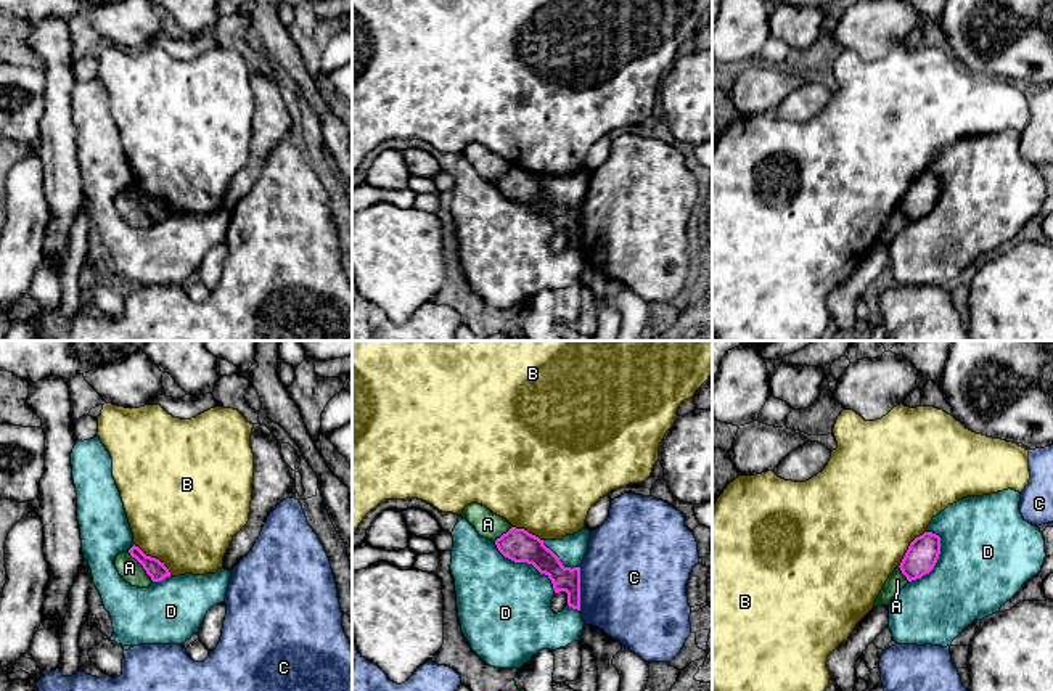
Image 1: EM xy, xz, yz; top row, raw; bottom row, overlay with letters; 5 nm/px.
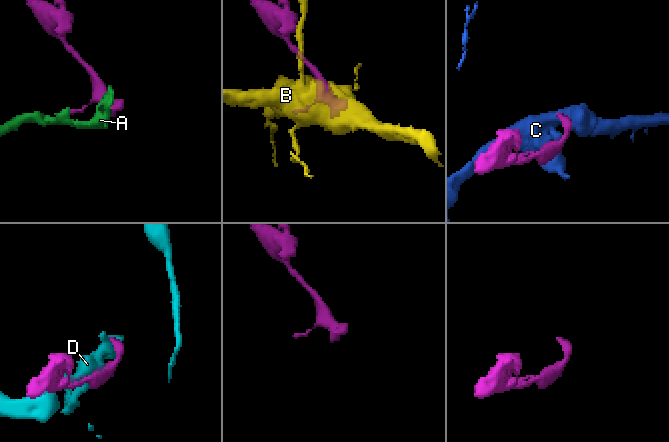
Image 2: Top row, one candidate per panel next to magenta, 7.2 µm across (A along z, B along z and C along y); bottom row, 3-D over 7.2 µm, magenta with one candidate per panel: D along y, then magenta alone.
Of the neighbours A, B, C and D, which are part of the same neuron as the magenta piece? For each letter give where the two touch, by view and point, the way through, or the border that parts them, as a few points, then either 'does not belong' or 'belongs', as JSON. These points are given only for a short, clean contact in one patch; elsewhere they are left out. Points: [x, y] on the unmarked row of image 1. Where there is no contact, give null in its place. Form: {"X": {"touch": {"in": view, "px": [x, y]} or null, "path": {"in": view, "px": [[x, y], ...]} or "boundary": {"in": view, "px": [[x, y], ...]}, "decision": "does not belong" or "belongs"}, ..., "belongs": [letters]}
{"A": {"touch": {"in": "xy", "px": [142, 204]}, "boundary": {"in": "xy", "px": [[127, 192], [153, 220]]}, "decision": "does not belong"}, "B": {"touch": {"in": "xy", "px": [153, 198]}, "decision": "does not belong"}, "C": {"touch": {"in": "xz", "px": [579, 228]}, "decision": "does not belong"}, "D": {"touch": {"in": "xz", "px": [526, 201]}, "decision": "does not belong"}, "belongs": []}

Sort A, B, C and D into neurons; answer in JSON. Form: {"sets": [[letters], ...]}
{"sets": [["A"], ["B"], ["C"], ["D"]]}

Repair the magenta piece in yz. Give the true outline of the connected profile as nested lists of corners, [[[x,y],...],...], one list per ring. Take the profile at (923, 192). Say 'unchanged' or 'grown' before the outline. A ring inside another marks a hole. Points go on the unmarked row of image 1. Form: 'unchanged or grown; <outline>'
unchanged; [[[924,172],[910,183],[899,207],[907,220],[912,222],[929,214],[934,209],[939,194],[940,177],[932,172]]]

